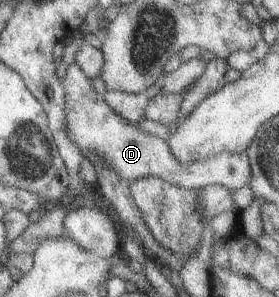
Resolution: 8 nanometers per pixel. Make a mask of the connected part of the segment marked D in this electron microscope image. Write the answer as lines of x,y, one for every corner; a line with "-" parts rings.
78,62
68,65
61,81
66,99
66,132
90,163
102,158
108,168
114,168
130,182
153,175
186,190
198,190
207,185
228,186
234,190
248,186
251,182
252,168
244,152
224,152
209,160
184,164
174,156
166,139
143,132
138,124
130,124
126,118
122,118
108,104
104,94
94,90
91,81

